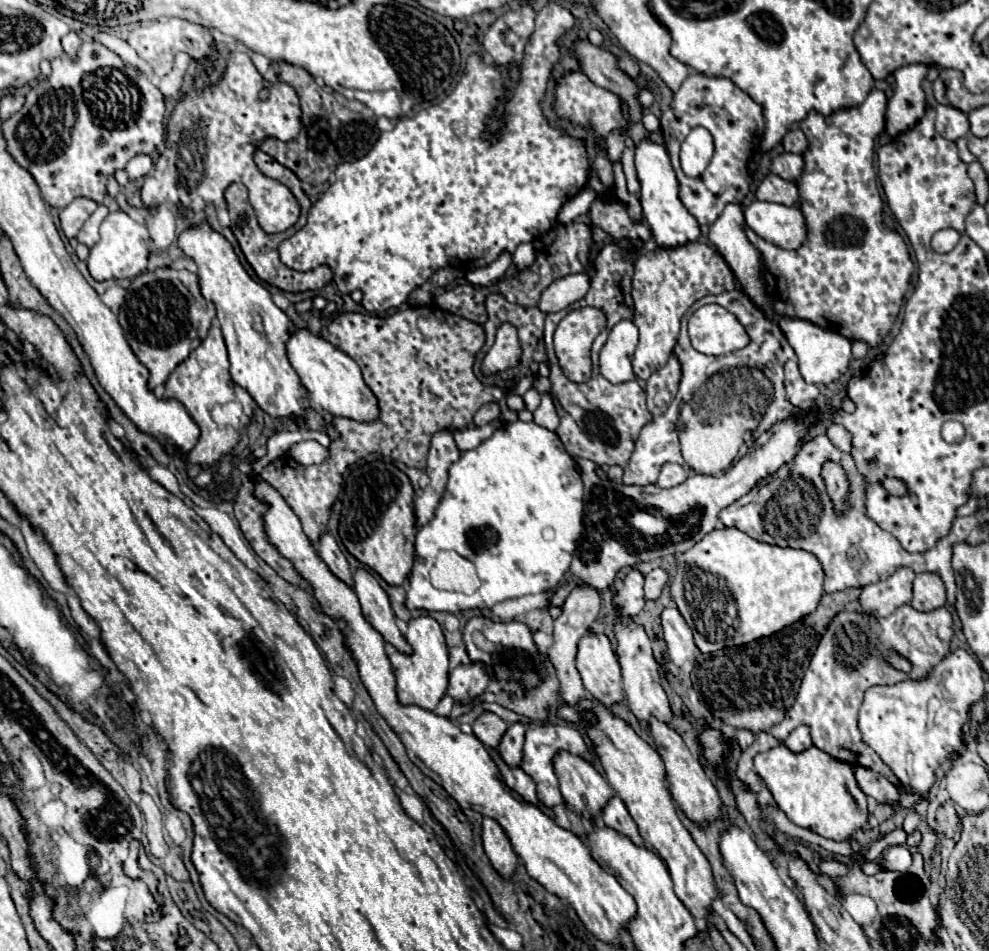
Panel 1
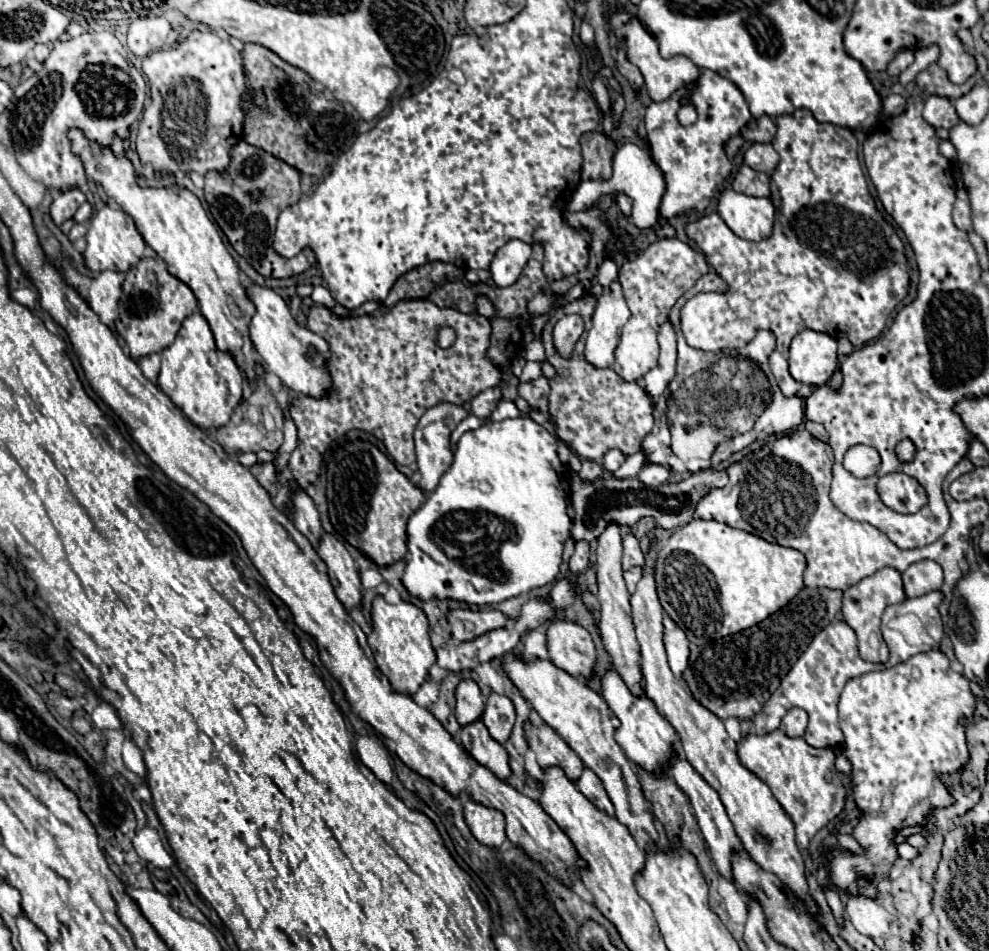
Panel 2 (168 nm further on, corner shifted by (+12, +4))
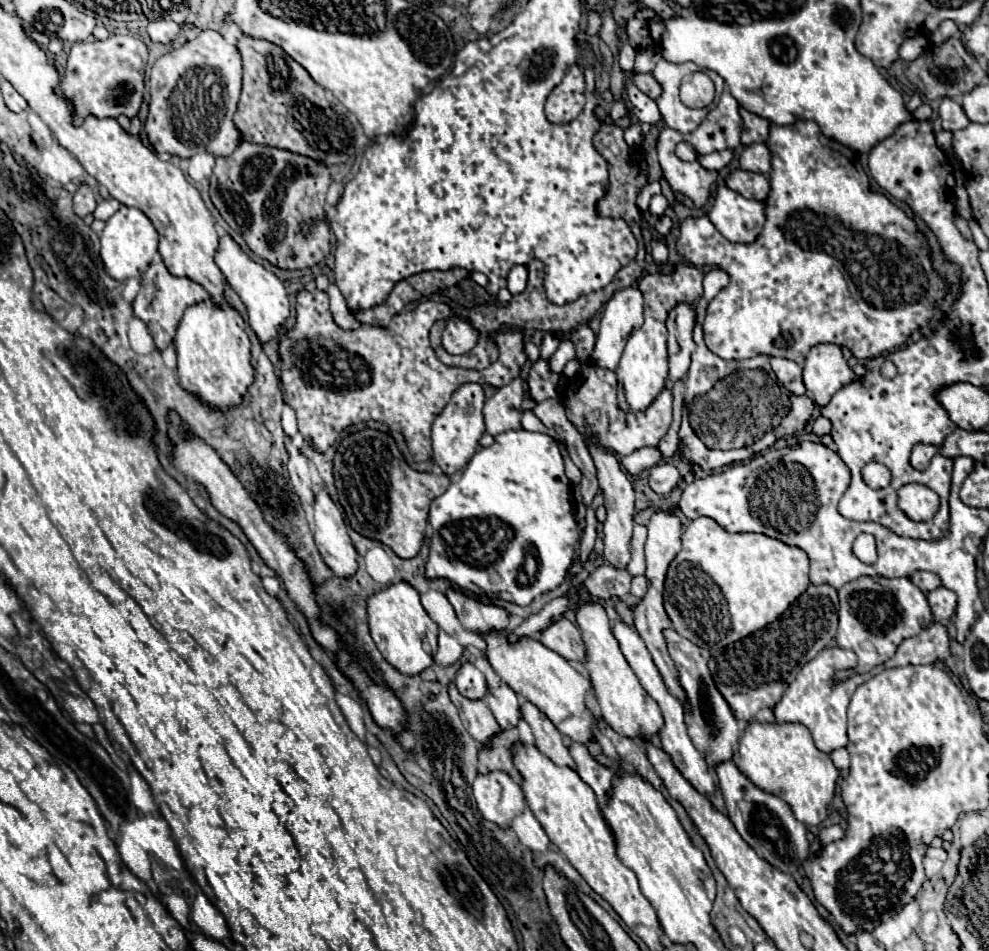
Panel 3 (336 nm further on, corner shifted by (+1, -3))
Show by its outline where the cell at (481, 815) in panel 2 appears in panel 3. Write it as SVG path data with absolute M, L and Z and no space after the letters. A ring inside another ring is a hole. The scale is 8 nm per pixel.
M503 772L479 774L473 782L473 796L483 818L503 830L525 810L523 790Z

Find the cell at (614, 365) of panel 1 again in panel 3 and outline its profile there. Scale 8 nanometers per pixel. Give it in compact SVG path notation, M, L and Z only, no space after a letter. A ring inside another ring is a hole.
M633 286L617 290L605 304L593 360L597 366L613 370L623 354L633 326L643 324L643 302L641 292Z

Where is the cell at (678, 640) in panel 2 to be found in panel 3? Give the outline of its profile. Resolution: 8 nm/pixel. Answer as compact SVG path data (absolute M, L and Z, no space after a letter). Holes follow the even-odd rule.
M669 628L665 632L667 638L667 646L669 646L669 654L679 670L679 682L687 692L687 698L691 700L695 710L685 708L687 714L687 728L689 728L689 736L695 744L697 750L705 752L705 760L709 764L709 768L713 770L717 762L729 760L733 756L733 744L737 744L740 738L737 736L737 720L731 716L731 710L727 708L727 702L723 700L723 696L719 696L719 690L715 688L709 668L707 668L707 660L709 660L709 652L695 646L693 642L689 642L687 638L679 636L673 628Z

